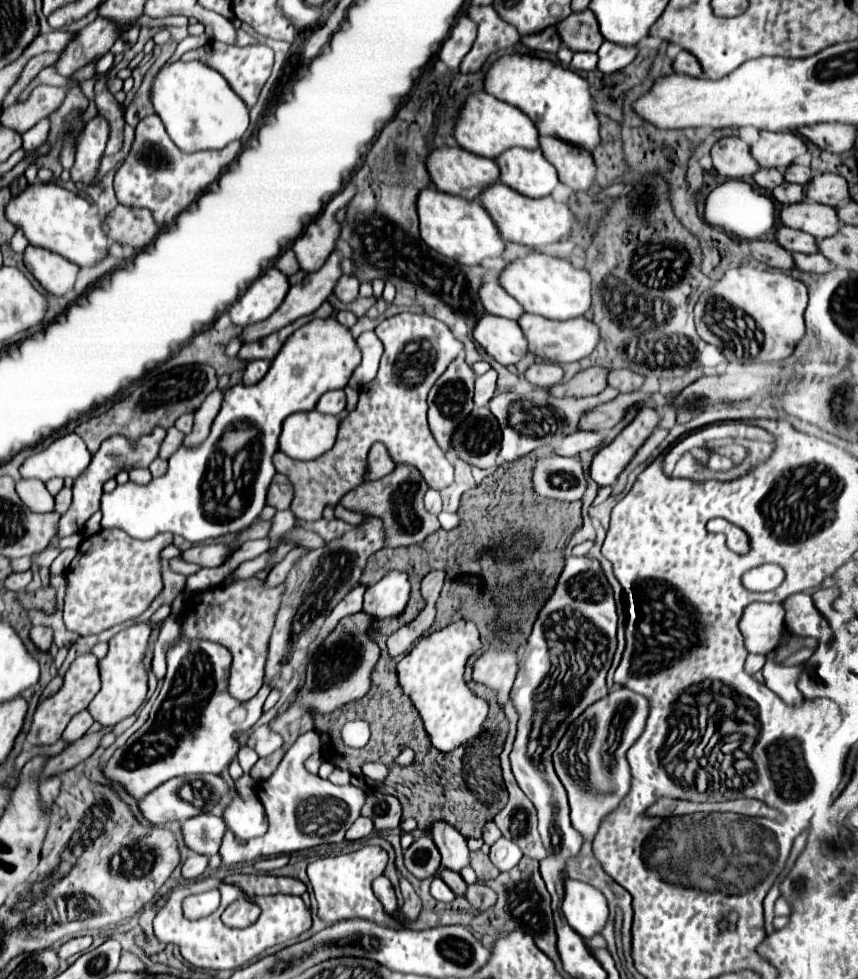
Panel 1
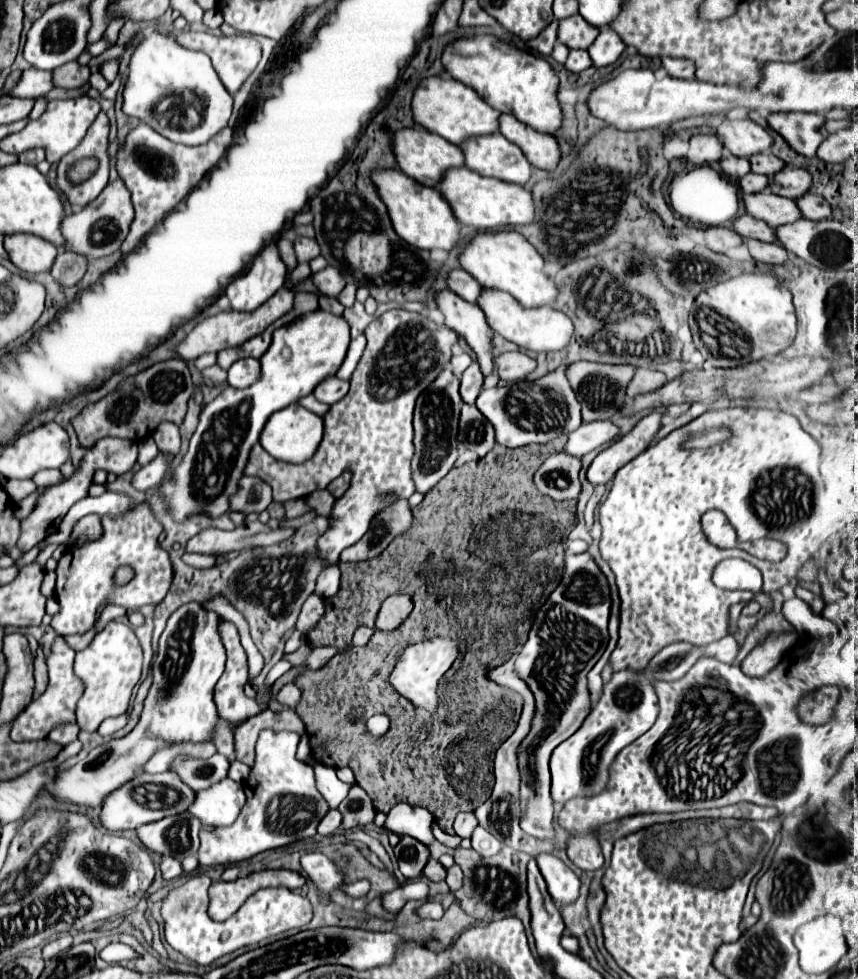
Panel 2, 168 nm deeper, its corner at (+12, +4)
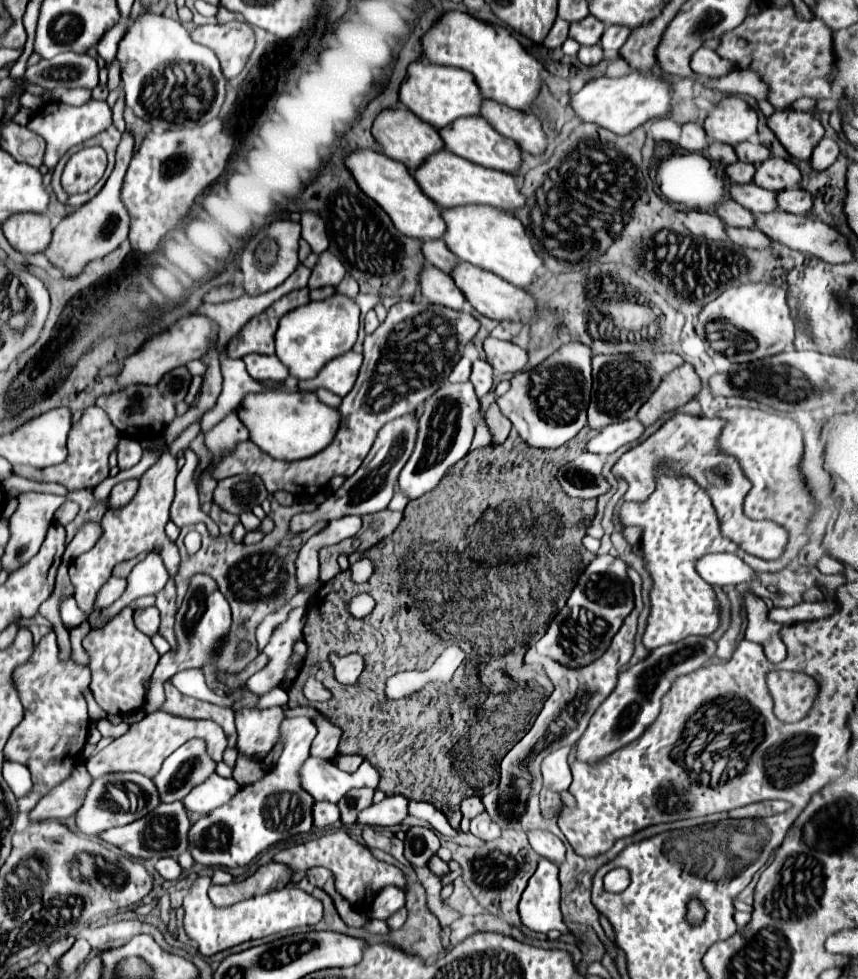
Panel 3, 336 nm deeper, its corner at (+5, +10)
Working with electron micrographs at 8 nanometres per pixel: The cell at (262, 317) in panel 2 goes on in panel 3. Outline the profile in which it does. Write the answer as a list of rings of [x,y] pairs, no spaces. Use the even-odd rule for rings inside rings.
[[[191,315],[187,319],[179,319],[169,331],[149,339],[135,355],[127,357],[125,367],[119,375],[119,385],[127,387],[131,383],[155,385],[167,371],[187,365],[193,359],[201,359],[209,351],[209,343],[217,337],[217,323],[207,315]]]

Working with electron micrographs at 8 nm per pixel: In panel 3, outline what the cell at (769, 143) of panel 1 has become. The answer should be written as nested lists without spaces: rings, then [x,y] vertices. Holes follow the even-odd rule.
[[[725,97],[715,111],[711,111],[703,123],[707,135],[713,141],[739,145],[743,141],[759,141],[757,111],[739,97]]]

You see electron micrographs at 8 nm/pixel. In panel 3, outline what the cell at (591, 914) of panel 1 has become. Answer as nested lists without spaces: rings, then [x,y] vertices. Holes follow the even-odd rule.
[[[531,831],[529,833],[529,843],[535,853],[541,857],[549,859],[555,865],[561,865],[565,861],[565,845],[559,837],[555,837],[549,831]]]

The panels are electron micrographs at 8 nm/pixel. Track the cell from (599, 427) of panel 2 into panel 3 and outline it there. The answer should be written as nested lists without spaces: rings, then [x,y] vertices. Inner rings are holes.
[[[627,419],[627,421],[617,421],[607,427],[603,427],[595,437],[591,437],[585,445],[585,451],[597,453],[597,455],[609,455],[617,451],[623,445],[633,443],[639,439],[643,433],[643,423],[639,419]]]

